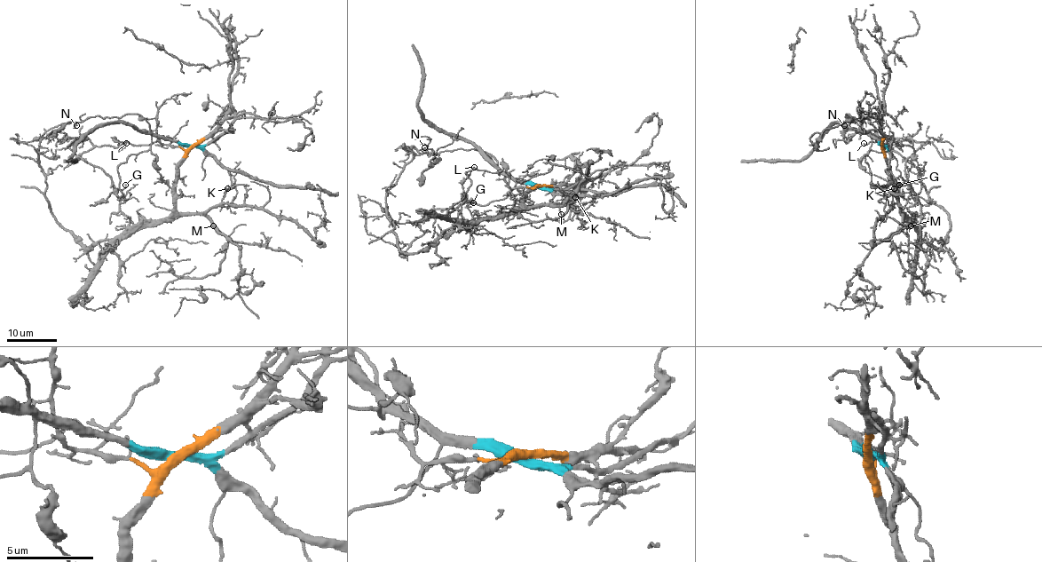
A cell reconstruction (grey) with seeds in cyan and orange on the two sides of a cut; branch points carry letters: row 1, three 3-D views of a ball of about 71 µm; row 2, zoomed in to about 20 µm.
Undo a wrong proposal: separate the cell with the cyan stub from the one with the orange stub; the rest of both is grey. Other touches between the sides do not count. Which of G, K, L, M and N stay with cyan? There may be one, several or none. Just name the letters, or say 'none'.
G, L, N

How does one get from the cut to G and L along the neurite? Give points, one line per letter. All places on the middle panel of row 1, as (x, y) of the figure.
G: (540, 186), (531, 186), (501, 173), (476, 168), (466, 172), (470, 182), (464, 195), (473, 201)
L: (540, 186), (517, 183), (501, 200), (479, 206), (467, 200), (461, 185), (475, 167)

